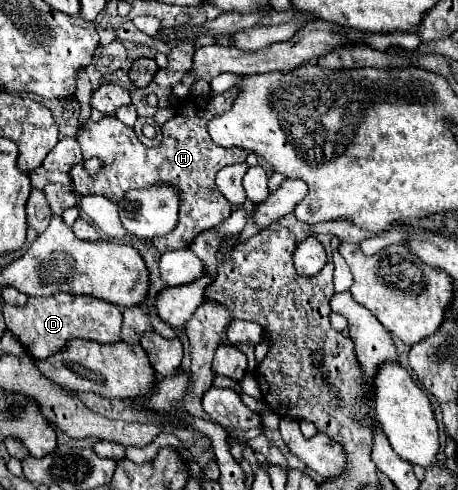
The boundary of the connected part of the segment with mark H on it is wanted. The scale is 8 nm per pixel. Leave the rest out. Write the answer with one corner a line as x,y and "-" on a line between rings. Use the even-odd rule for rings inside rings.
232,88
220,96
214,96
214,98
210,98
210,96
184,98
184,102
180,106
182,110
178,110
174,114
174,118
162,126
164,138
158,148
146,148
138,140
136,132
130,126
122,124
118,118
104,116
98,122
88,118
86,124
78,130
76,140
80,144
84,160
96,156
104,162
104,170
92,178
86,174
82,164
72,166
70,178
72,178
74,192
76,194
100,194
112,202
120,202
120,198
124,198
124,194
132,188
148,188
148,186
168,184
178,190
178,198
180,198
178,224
166,236
154,238
152,244
156,244
156,248
160,252
188,248
200,232
220,224
232,212
230,202
220,194
214,178
216,178
218,170
222,170
228,164
244,162
248,154
246,154
246,150
222,148
222,146
214,144
208,134
208,122
214,116
220,116
226,110
230,110
236,94
238,94
238,90

